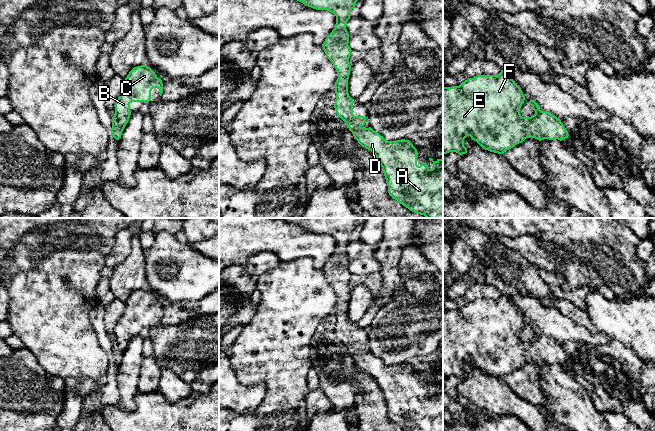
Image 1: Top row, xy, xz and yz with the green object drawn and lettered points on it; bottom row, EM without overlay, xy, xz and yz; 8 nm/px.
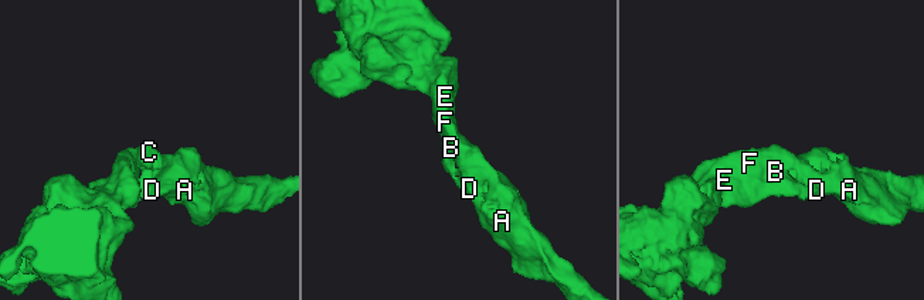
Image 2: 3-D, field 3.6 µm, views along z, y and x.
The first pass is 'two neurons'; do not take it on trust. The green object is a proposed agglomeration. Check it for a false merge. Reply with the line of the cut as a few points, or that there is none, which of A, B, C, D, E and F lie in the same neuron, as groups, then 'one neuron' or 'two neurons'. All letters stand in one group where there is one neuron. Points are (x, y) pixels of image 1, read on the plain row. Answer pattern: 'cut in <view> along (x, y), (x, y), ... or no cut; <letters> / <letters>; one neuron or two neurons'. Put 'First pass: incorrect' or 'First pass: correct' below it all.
no cut; A B C D E F; one neuron
First pass: incorrect

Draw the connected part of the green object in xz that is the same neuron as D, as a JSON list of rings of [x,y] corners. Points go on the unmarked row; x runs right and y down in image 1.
[[[283,218],[284,220],[286,220],[287,222],[290,223],[296,223],[297,225],[303,227],[304,229],[311,231],[313,233],[316,234],[327,234],[331,237],[333,237],[336,240],[336,248],[334,250],[334,253],[332,254],[332,256],[327,260],[327,262],[325,263],[325,265],[322,268],[323,274],[326,278],[326,281],[332,286],[333,290],[336,293],[336,296],[338,298],[338,302],[335,306],[335,317],[336,317],[336,323],[335,323],[335,327],[334,327],[334,332],[336,334],[337,340],[340,341],[347,349],[347,351],[349,352],[349,354],[352,356],[354,363],[356,363],[358,365],[358,367],[362,370],[365,371],[366,373],[368,373],[369,375],[371,375],[377,382],[380,390],[382,391],[385,403],[386,403],[386,407],[388,410],[388,417],[389,419],[397,424],[400,428],[402,428],[405,431],[443,431],[443,383],[437,383],[436,385],[434,385],[432,382],[429,382],[430,385],[433,386],[433,392],[430,393],[428,390],[425,389],[424,386],[421,387],[420,390],[417,389],[417,373],[413,370],[413,368],[409,365],[409,364],[405,364],[405,363],[401,363],[401,364],[397,364],[397,365],[387,365],[383,362],[383,360],[381,360],[379,357],[377,357],[376,355],[374,355],[371,351],[369,352],[364,352],[363,350],[366,347],[366,341],[364,340],[354,340],[353,339],[353,324],[348,317],[348,303],[349,303],[349,299],[350,299],[350,295],[351,295],[351,289],[349,287],[349,282],[350,282],[350,278],[351,278],[351,272],[349,271],[348,267],[349,267],[349,258],[348,255],[346,253],[346,248],[348,246],[348,244],[350,243],[350,235],[352,233],[355,232],[356,226],[357,226],[357,218]]]

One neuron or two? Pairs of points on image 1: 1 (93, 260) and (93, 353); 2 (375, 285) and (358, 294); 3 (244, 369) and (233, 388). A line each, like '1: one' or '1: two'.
1: one
2: two
3: two

